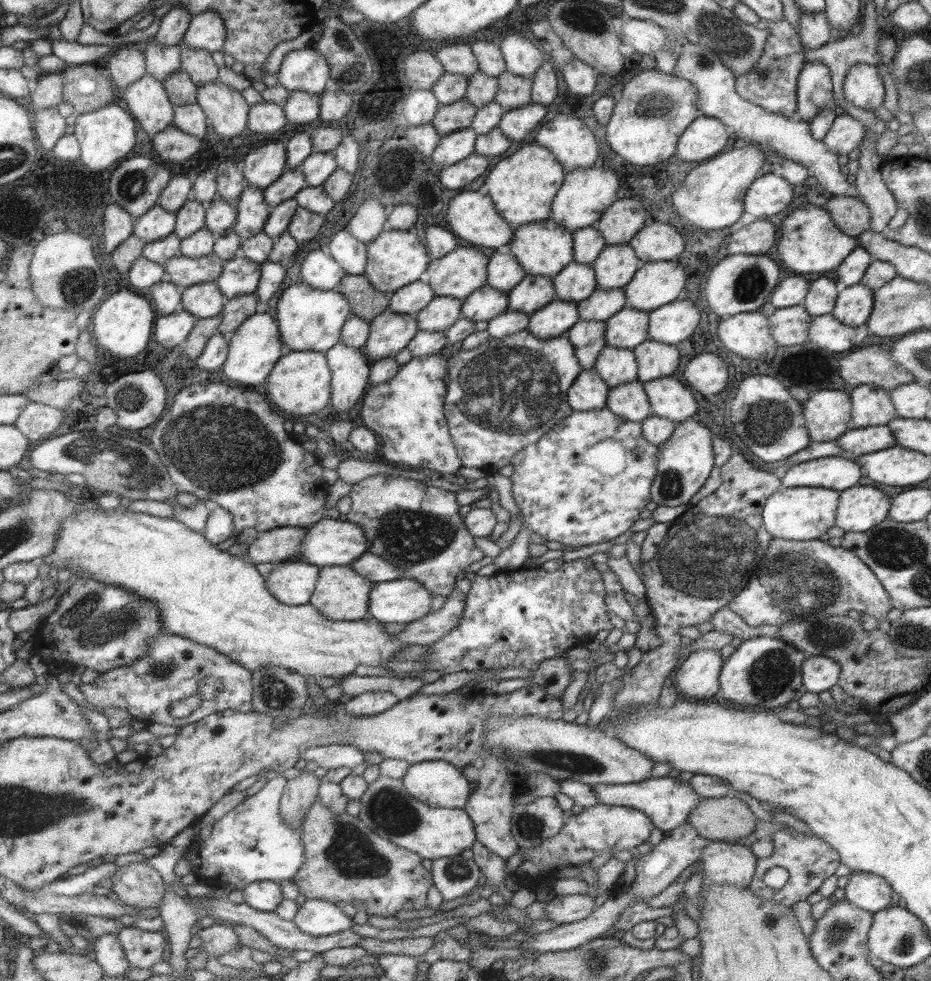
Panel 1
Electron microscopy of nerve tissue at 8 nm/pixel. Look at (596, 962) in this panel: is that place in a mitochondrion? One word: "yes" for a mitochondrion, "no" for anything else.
yes

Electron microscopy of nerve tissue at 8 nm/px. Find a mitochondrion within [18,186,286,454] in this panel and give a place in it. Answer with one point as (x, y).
(78, 285)

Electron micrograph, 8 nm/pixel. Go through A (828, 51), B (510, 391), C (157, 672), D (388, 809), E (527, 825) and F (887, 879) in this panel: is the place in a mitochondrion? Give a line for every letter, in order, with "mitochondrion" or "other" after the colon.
A: other
B: mitochondrion
C: mitochondrion
D: mitochondrion
E: mitochondrion
F: other

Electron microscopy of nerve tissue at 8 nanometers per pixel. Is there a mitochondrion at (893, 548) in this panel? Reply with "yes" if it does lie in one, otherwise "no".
yes

